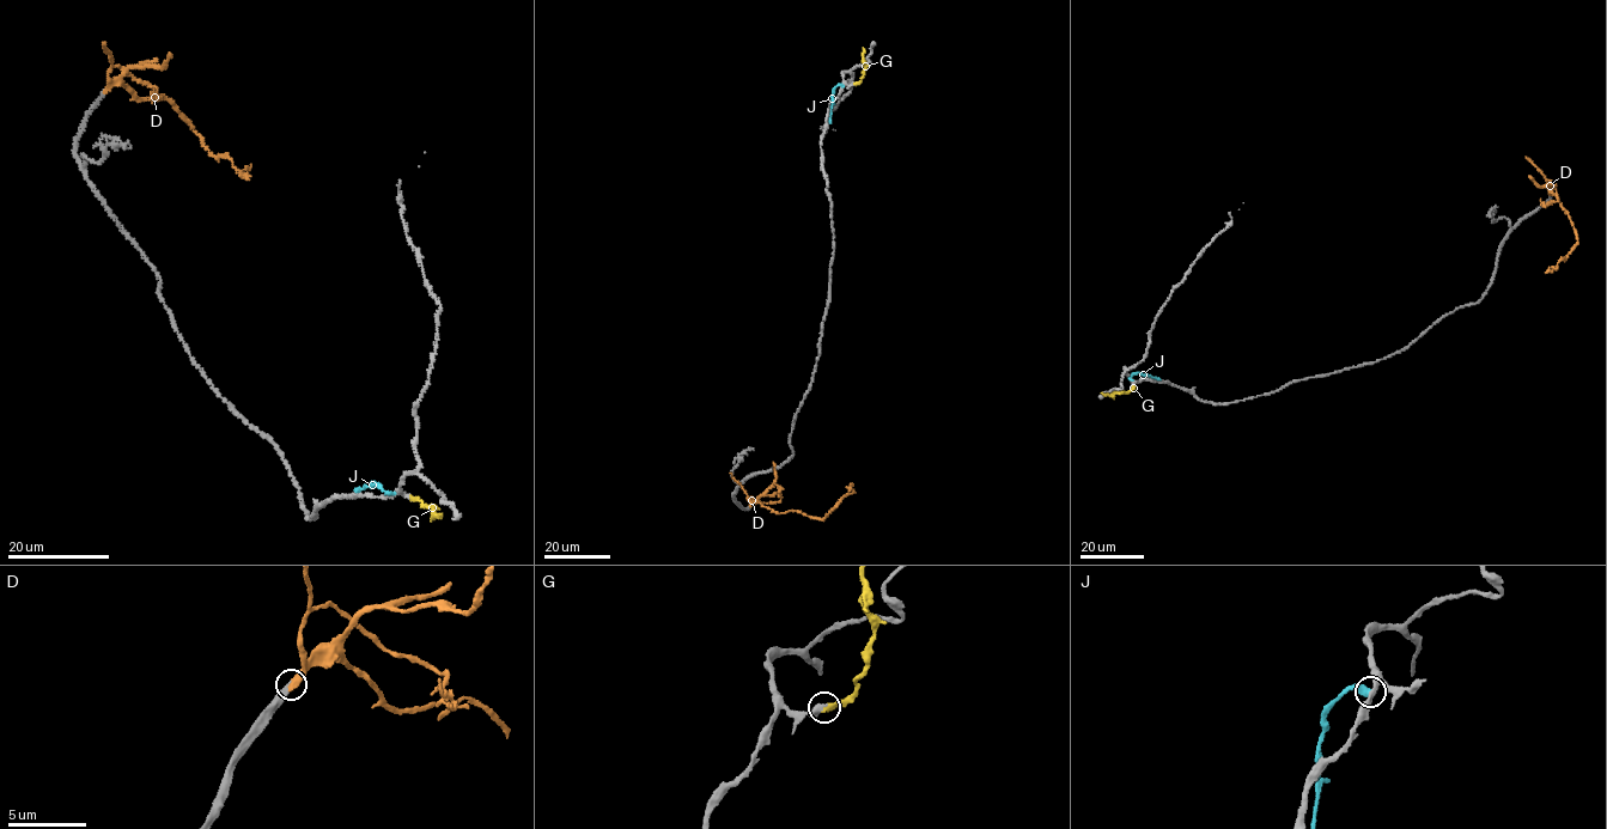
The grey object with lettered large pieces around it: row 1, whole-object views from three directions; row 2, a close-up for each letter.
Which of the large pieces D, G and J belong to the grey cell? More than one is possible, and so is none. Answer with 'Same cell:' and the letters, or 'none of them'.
Same cell: D

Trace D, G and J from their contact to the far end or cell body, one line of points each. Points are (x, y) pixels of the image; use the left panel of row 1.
D: (105, 91), (121, 84), (140, 99), (163, 96), (212, 153), (227, 158), (248, 180)
G: (411, 498), (433, 506), (433, 513), (440, 514)
J: (394, 494), (389, 494), (377, 483), (355, 491)

